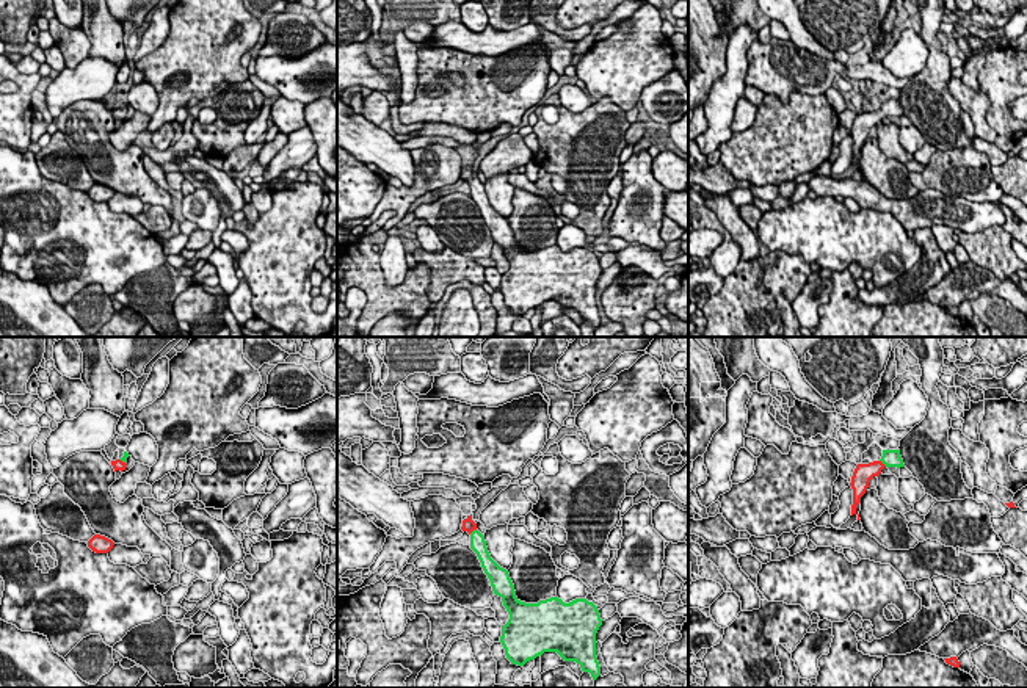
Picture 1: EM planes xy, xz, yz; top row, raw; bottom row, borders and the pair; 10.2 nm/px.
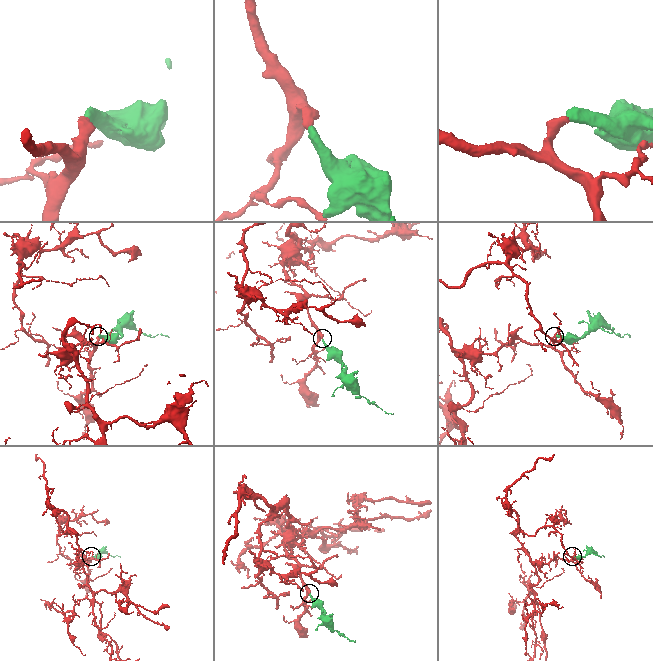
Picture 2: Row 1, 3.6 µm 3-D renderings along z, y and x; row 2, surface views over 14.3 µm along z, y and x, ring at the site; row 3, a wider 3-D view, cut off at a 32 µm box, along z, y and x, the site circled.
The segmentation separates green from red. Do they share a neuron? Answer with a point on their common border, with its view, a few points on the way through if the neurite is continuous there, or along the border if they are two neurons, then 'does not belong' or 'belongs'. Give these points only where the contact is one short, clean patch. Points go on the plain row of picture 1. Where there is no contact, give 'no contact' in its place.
xz (474, 179) | across xz (477, 188), (474, 179), (469, 174) | belongs

